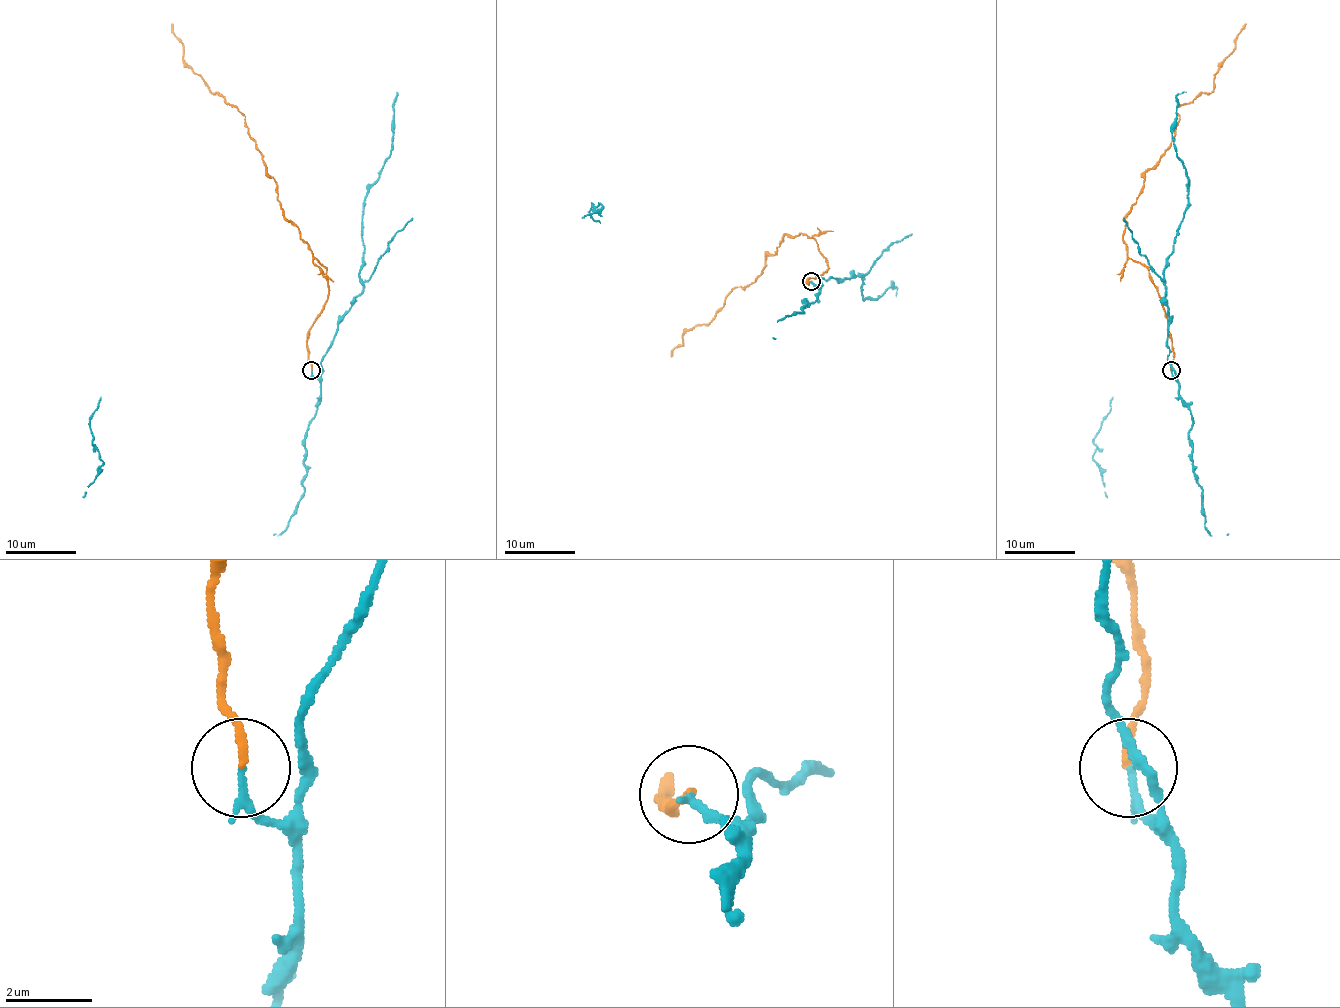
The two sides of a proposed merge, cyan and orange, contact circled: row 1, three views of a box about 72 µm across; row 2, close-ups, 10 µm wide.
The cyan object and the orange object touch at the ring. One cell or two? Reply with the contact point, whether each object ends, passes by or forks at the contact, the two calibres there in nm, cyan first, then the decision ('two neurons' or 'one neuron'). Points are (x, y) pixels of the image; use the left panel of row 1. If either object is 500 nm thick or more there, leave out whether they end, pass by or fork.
(311, 370) | cyan ends | orange ends | 160/160 nm | two neurons

